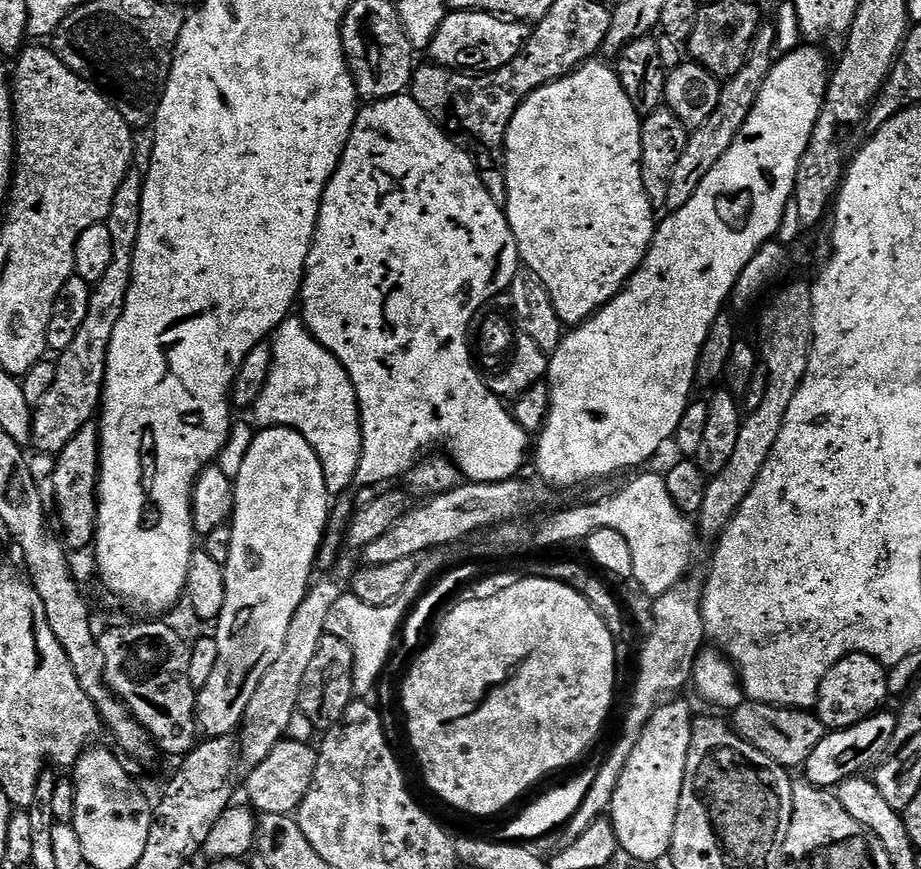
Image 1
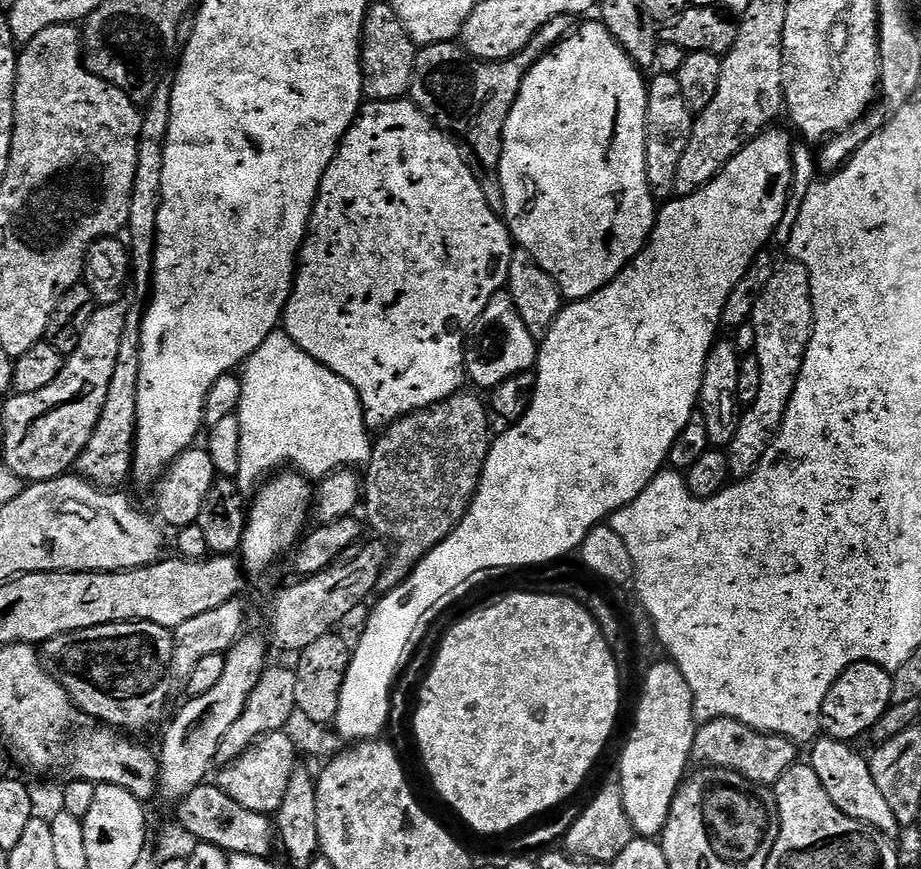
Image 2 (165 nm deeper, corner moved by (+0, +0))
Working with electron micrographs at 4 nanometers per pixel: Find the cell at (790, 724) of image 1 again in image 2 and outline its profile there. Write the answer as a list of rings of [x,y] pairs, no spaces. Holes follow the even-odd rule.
[[[714,718],[703,721],[697,727],[694,746],[692,747],[692,760],[709,768],[730,768],[732,771],[742,774],[751,784],[763,784],[765,786],[775,786],[778,778],[790,770],[792,764],[797,763],[796,756],[797,741],[787,740],[784,736],[775,736],[769,732],[756,732],[750,726],[738,722],[734,718]]]

